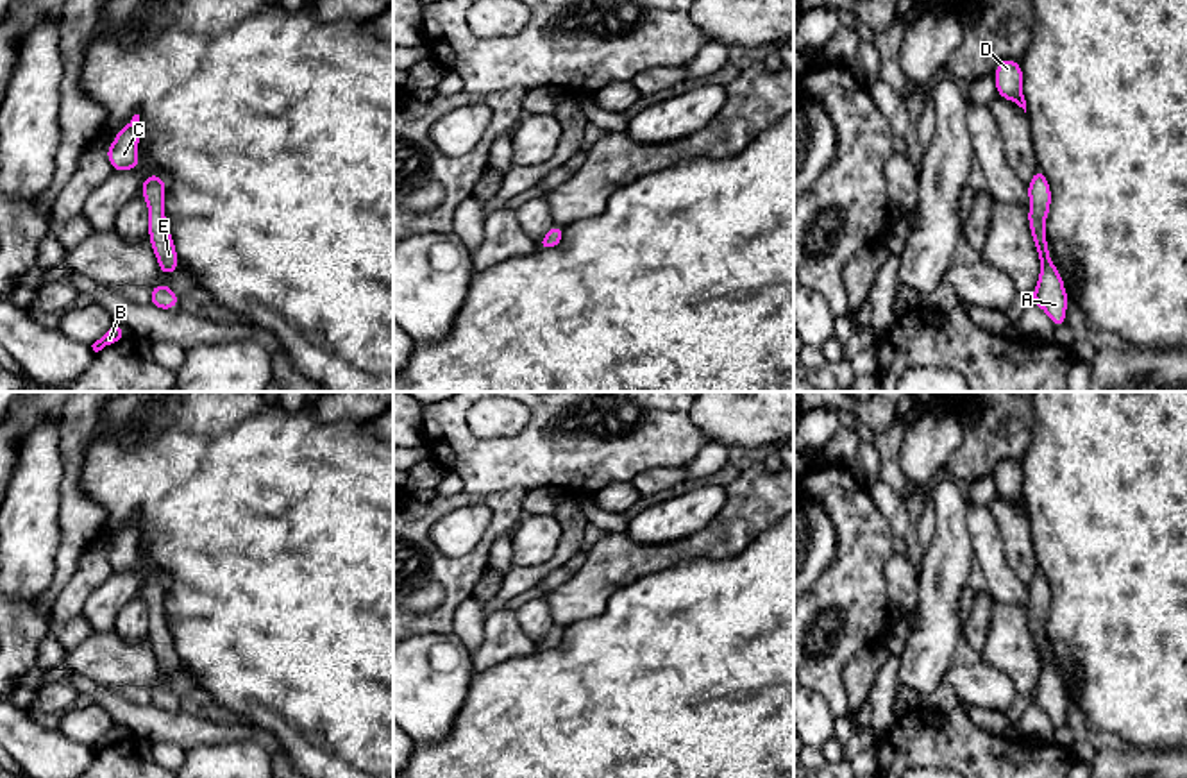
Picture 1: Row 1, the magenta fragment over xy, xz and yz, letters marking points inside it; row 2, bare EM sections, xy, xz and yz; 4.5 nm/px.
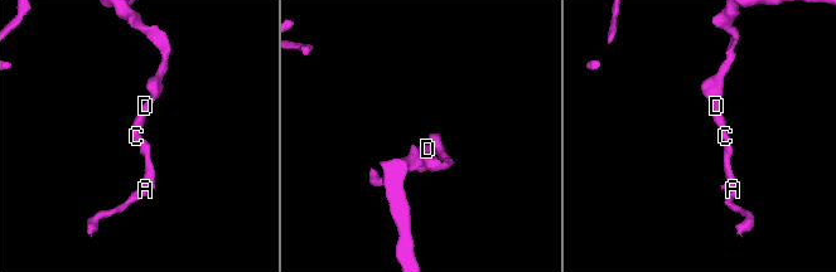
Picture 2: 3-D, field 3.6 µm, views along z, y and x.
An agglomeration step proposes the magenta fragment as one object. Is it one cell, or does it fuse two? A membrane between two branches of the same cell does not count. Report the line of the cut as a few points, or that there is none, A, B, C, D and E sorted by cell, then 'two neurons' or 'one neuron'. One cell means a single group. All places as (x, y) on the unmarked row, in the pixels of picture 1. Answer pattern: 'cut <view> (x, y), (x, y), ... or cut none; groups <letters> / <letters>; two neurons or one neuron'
cut none; groups A B C D E; one neuron

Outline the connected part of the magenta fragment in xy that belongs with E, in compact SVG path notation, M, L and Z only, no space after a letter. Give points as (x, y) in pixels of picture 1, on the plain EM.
M148 574L143 581L139 594L145 597L148 606L148 638L152 651L157 658L157 665L164 676L172 676L181 665L177 651L173 647L172 633L166 626L164 597L166 587L161 576Z

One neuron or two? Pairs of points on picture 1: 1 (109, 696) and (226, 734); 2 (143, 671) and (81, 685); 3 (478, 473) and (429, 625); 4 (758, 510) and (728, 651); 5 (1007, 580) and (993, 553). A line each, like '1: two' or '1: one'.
1: one
2: two
3: two
4: two
5: one

